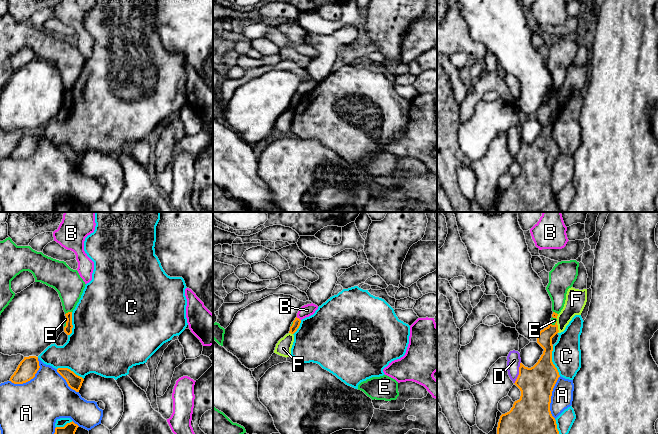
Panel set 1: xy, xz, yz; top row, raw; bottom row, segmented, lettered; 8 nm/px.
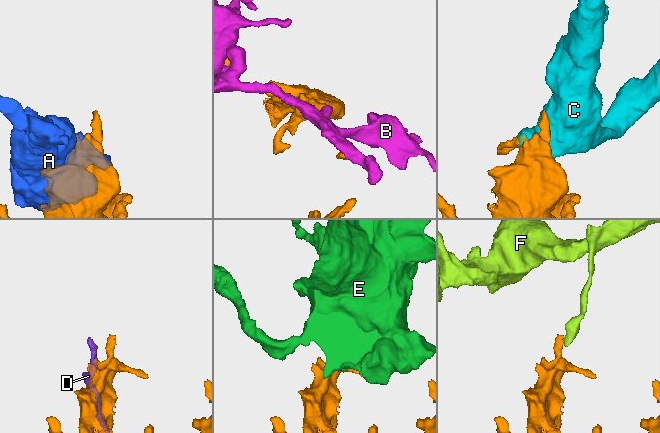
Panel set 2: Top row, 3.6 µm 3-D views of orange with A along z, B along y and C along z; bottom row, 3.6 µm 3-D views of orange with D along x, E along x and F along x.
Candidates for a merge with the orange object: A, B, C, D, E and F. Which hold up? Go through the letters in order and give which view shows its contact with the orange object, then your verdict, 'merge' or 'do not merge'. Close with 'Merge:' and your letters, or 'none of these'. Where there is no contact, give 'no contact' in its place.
A: meets orange in xy; do not merge
B: meets orange in xz; do not merge
C: meets orange in yz; do not merge
D: meets orange in yz; do not merge
E: meets orange in xy; do not merge
F: meets orange in yz; do not merge
Merge: none of these

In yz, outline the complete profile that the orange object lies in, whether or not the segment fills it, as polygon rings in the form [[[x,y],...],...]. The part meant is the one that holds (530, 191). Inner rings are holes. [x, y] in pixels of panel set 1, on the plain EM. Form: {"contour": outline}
{"contour": [[[557,97],[541,106],[537,111],[537,119],[544,125],[538,138],[531,144],[520,139],[519,151],[515,161],[520,165],[520,175],[515,177],[511,186],[500,192],[496,212],[560,212],[555,194],[550,187],[553,164],[560,153],[552,138],[552,114],[559,108]]]}

